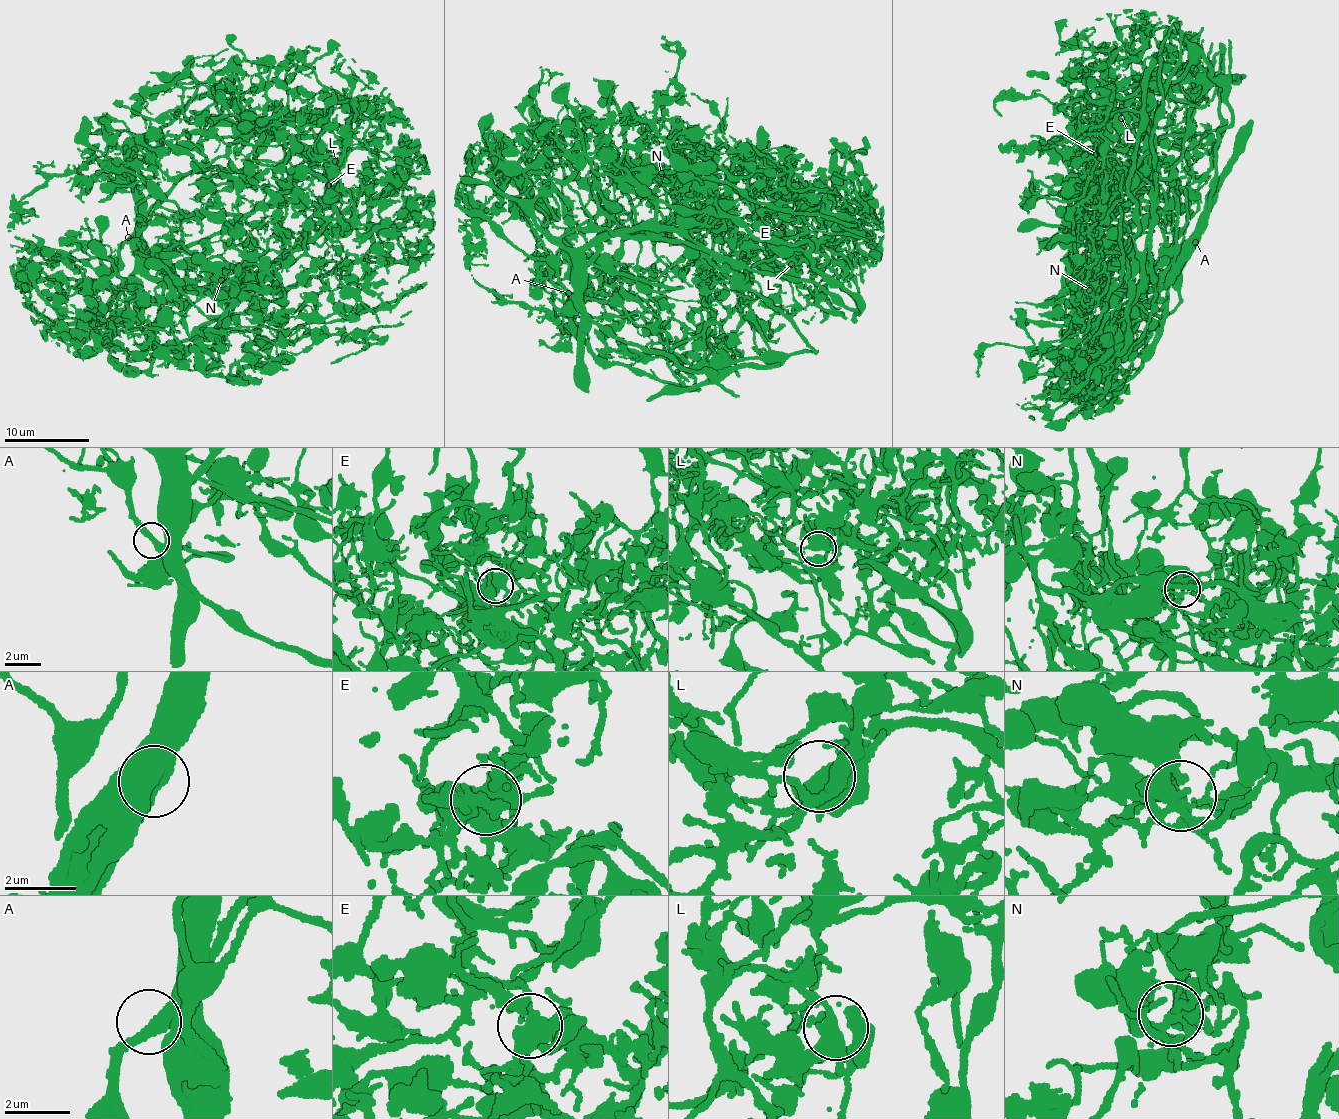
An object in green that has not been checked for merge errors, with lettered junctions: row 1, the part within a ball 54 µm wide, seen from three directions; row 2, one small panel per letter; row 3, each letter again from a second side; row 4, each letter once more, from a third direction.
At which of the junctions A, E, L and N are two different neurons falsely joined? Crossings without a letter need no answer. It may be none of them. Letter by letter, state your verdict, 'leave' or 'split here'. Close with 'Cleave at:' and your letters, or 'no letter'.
A: leave
E: leave
L: leave
N: leave
Cleave at: no letter

